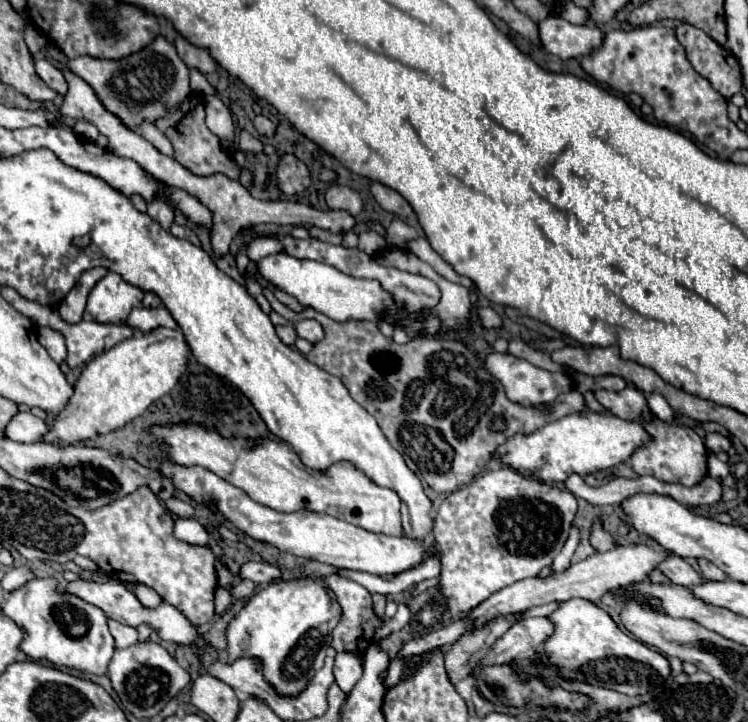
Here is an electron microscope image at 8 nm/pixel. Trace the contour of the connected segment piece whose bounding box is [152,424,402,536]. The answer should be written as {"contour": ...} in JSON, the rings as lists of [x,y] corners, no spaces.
{"contour":[[[154,426],[152,432],[166,442],[166,454],[182,466],[202,466],[236,488],[244,490],[254,502],[274,508],[276,512],[296,512],[306,508],[310,512],[324,512],[338,520],[360,526],[368,532],[400,536],[400,498],[388,488],[376,486],[362,472],[348,462],[338,462],[330,470],[314,472],[306,468],[298,454],[284,442],[260,440],[250,442],[242,438],[226,440],[218,432],[208,432],[202,426]]]}

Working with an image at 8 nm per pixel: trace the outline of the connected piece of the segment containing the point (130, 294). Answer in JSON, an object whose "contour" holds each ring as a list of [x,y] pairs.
{"contour":[[[108,272],[90,292],[86,312],[98,322],[120,324],[132,308],[140,306],[144,292],[122,280],[116,272]]]}

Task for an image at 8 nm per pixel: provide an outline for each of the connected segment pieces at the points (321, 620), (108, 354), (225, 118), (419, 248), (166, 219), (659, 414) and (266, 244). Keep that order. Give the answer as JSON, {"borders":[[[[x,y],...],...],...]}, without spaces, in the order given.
{"borders":[[[[298,578],[296,582],[292,580],[272,582],[256,596],[252,596],[250,602],[226,626],[226,646],[228,646],[226,662],[232,664],[242,656],[256,658],[262,664],[264,680],[278,692],[278,696],[298,696],[302,690],[306,690],[314,674],[322,668],[326,650],[332,642],[332,630],[336,628],[338,622],[340,622],[340,606],[334,600],[334,596],[330,596],[324,590],[320,580]]],[[[154,328],[154,332],[134,334],[130,340],[98,354],[80,374],[74,396],[68,406],[56,416],[54,426],[44,442],[58,442],[62,446],[78,440],[94,438],[98,434],[122,428],[126,422],[144,414],[144,410],[168,394],[188,368],[190,348],[182,330]]],[[[206,96],[204,108],[206,108],[206,126],[210,128],[210,132],[214,132],[218,138],[232,138],[234,120],[224,102],[218,96]]],[[[426,238],[412,240],[412,242],[408,244],[408,250],[410,250],[412,254],[416,254],[420,260],[428,262],[428,264],[430,264],[440,276],[444,276],[446,280],[456,282],[456,284],[462,284],[462,286],[466,286],[466,288],[472,288],[472,286],[474,286],[474,282],[472,282],[470,278],[458,276],[458,274],[454,272],[454,268],[450,268],[450,264],[446,264],[446,260],[442,260],[442,258],[438,256],[438,252],[434,252],[434,250],[430,248],[430,242],[428,242]]],[[[154,200],[154,202],[150,202],[148,204],[148,216],[154,220],[154,222],[158,222],[164,230],[170,230],[170,226],[172,226],[172,222],[174,222],[174,212],[172,212],[172,208],[168,208],[164,202],[160,202],[160,200]]],[[[648,394],[646,400],[648,400],[648,406],[650,406],[652,414],[654,414],[656,418],[660,418],[662,422],[670,422],[670,420],[676,416],[664,396],[660,396],[660,394]]],[[[254,238],[254,240],[250,240],[248,246],[246,246],[246,254],[248,254],[248,258],[254,260],[254,262],[260,260],[260,258],[264,258],[264,256],[276,254],[276,252],[280,252],[280,250],[282,250],[280,242],[272,240],[272,238]]]]}

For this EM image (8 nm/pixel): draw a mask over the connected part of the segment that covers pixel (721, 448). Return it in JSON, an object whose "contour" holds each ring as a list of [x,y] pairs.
{"contour":[[[708,434],[706,436],[706,446],[714,452],[728,452],[732,442],[730,442],[730,438],[726,438],[722,434]]]}

